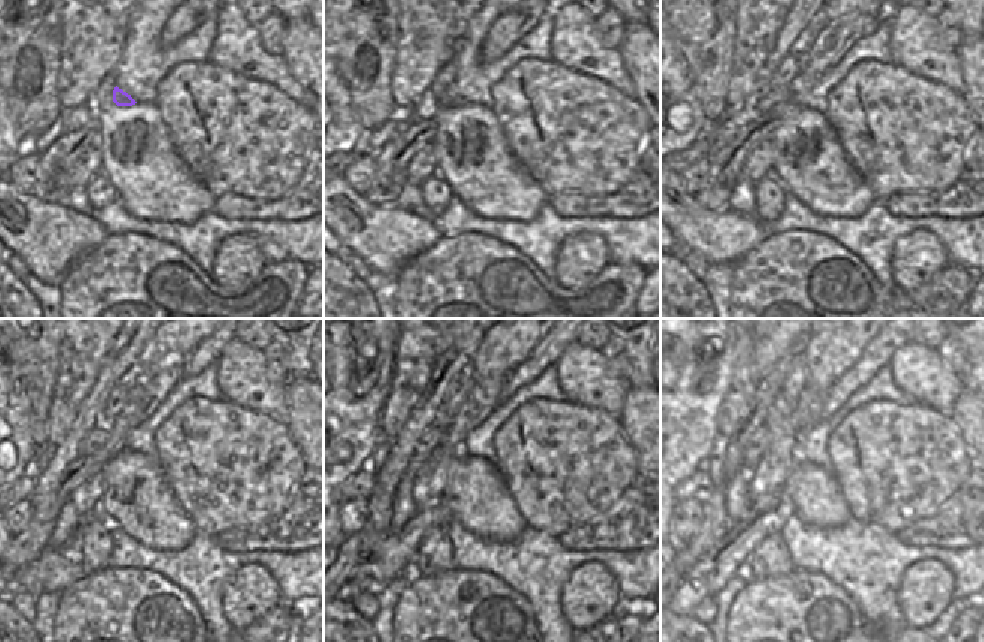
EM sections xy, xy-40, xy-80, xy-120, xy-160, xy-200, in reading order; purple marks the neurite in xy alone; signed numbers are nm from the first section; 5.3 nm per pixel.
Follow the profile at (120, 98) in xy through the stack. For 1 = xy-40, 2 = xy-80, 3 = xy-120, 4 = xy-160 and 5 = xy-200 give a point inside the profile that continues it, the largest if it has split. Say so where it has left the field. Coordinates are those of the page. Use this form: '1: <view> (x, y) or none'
1: xy-40 (450, 98)
2: xy-80 (770, 99)
3: xy-120 (95, 440)
4: xy-160 (431, 440)
5: xy-200 (758, 443)

